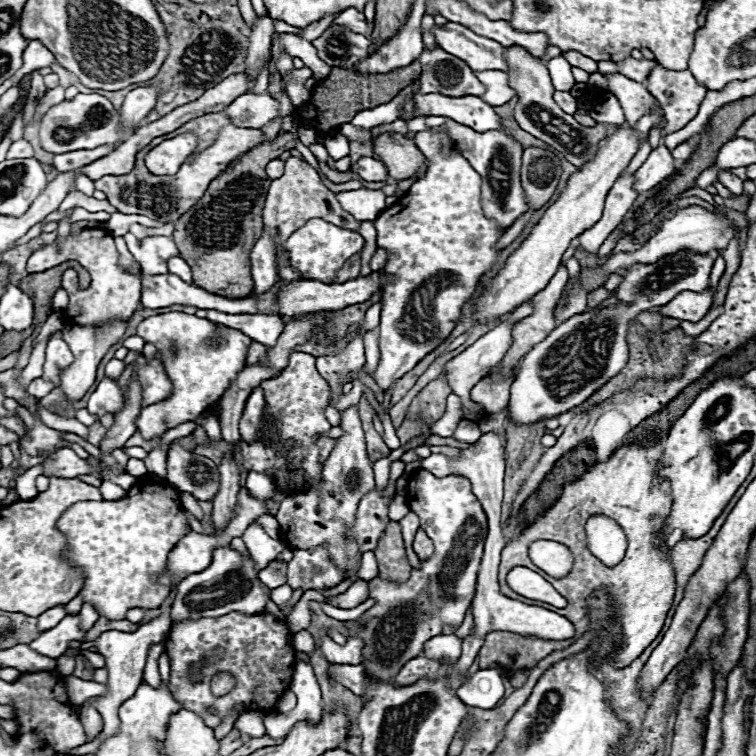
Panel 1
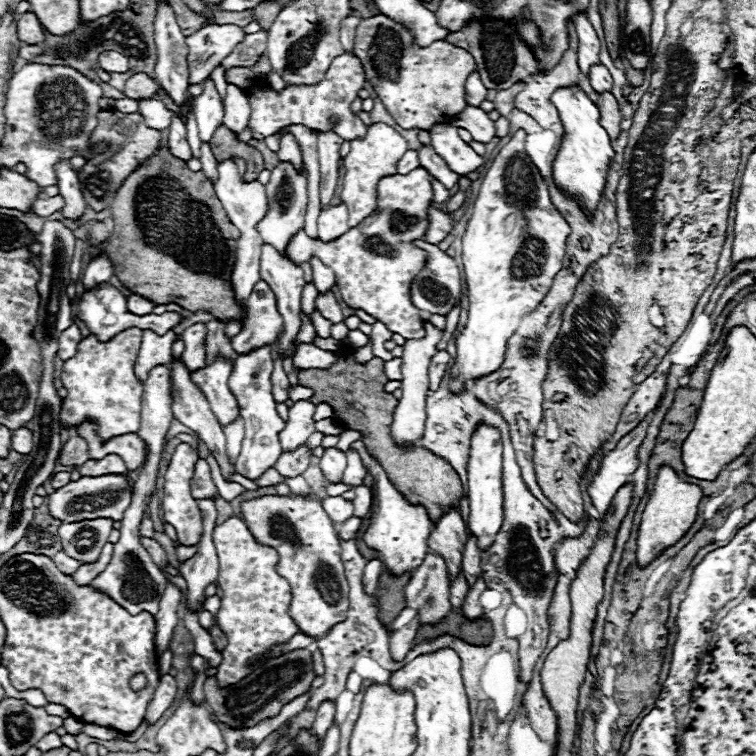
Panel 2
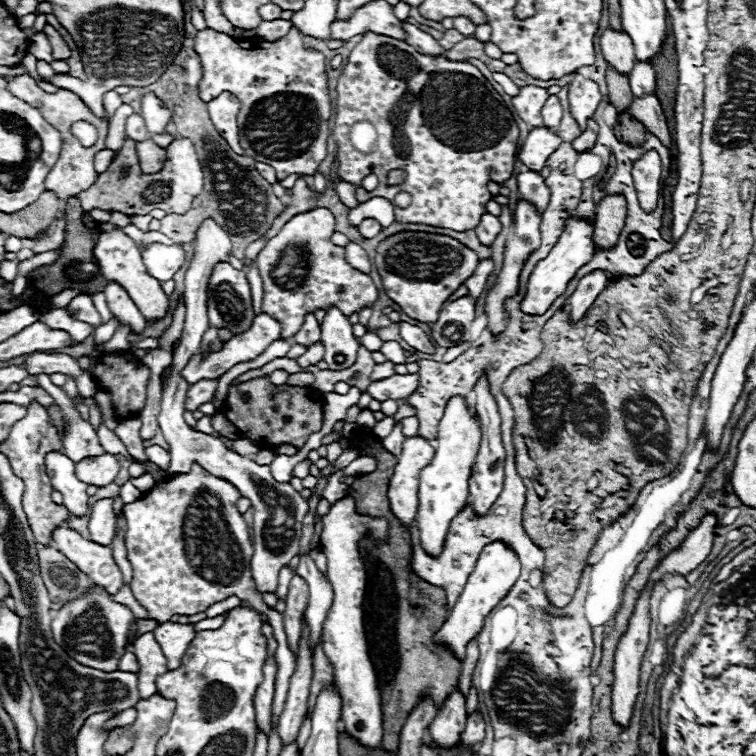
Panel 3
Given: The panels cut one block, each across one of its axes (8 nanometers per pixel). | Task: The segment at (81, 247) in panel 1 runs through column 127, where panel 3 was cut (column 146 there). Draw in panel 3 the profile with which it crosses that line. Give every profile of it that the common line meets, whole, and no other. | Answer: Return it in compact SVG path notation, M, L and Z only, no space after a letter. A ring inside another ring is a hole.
M122 230L102 232L100 242L94 248L94 256L98 260L102 276L106 280L112 280L112 282L120 284L128 292L128 296L132 296L134 304L140 308L140 312L144 314L146 320L162 320L168 314L168 304L170 304L168 296L164 294L162 284L156 278L148 276L146 266L142 262L142 252L130 236L126 236Z

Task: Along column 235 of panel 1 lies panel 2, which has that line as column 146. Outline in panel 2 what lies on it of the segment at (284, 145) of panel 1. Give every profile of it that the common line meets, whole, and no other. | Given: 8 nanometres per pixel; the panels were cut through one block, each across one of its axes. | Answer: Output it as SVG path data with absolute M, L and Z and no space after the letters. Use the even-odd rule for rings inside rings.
M162 146L156 156L138 166L120 186L112 200L112 218L116 234L96 246L92 256L106 254L114 264L114 274L126 288L156 304L176 302L190 312L206 310L220 320L242 318L242 308L236 304L228 280L236 262L238 230L228 220L220 200L214 194L212 184L202 172L188 170L182 160L174 158L168 148Z

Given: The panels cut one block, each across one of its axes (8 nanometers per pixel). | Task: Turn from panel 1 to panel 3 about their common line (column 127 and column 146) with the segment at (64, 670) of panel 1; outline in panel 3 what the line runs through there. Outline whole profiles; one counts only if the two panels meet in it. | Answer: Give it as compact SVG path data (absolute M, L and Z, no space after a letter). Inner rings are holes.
M146 632L146 634L138 636L132 644L132 652L136 654L138 664L140 664L140 672L138 672L140 696L150 698L150 696L158 694L156 678L168 670L166 658L164 658L162 648L158 646L152 632Z

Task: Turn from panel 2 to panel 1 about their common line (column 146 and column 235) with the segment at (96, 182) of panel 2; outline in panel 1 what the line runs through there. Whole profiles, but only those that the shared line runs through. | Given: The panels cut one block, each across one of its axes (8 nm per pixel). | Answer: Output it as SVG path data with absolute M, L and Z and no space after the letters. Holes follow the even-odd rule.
M204 114L198 116L190 122L186 122L184 126L180 126L178 130L158 136L154 138L146 148L142 148L136 156L136 166L130 174L124 176L102 176L100 180L94 182L96 190L102 190L108 196L108 202L112 206L116 206L120 212L124 214L142 214L142 216L150 216L150 218L158 218L162 222L176 222L182 214L186 214L206 192L208 184L228 168L230 160L236 160L238 156L246 154L250 148L254 148L254 144L262 142L266 136L260 130L254 128L238 128L230 122L230 118L226 118L224 114ZM182 132L194 132L194 136L198 136L198 142L210 142L206 148L198 150L190 160L186 160L182 164L182 168L172 174L172 176L156 176L152 174L146 166L144 166L144 158L146 152L150 152L150 148L154 148L158 142L162 140L170 140L174 136L180 136Z

